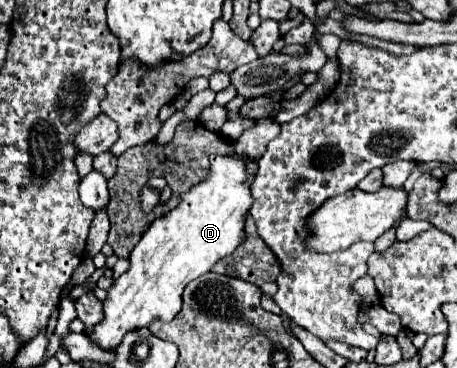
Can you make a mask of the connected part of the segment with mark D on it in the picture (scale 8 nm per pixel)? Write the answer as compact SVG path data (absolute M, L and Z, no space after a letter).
M260 119L252 129L244 131L244 135L238 141L232 143L236 155L232 155L232 157L212 155L210 157L210 175L208 175L208 179L194 185L188 193L182 195L182 201L180 201L180 205L176 209L172 209L168 215L164 215L164 217L160 217L160 219L156 219L152 223L152 227L144 233L140 243L130 253L128 271L122 277L114 279L112 287L108 289L108 295L102 301L102 313L104 313L102 321L92 331L84 329L84 335L88 335L88 339L94 345L98 345L100 349L106 349L106 351L114 351L120 345L120 341L124 339L126 333L142 329L142 327L150 327L154 319L160 319L164 323L172 321L178 315L178 311L182 309L182 291L184 291L184 287L190 281L194 281L196 277L208 273L216 261L230 255L244 241L244 213L248 213L248 209L252 205L250 183L252 183L254 175L246 173L242 157L248 155L250 159L258 161L264 155L268 141L272 141L278 133L280 133L278 123L274 123L272 119Z

